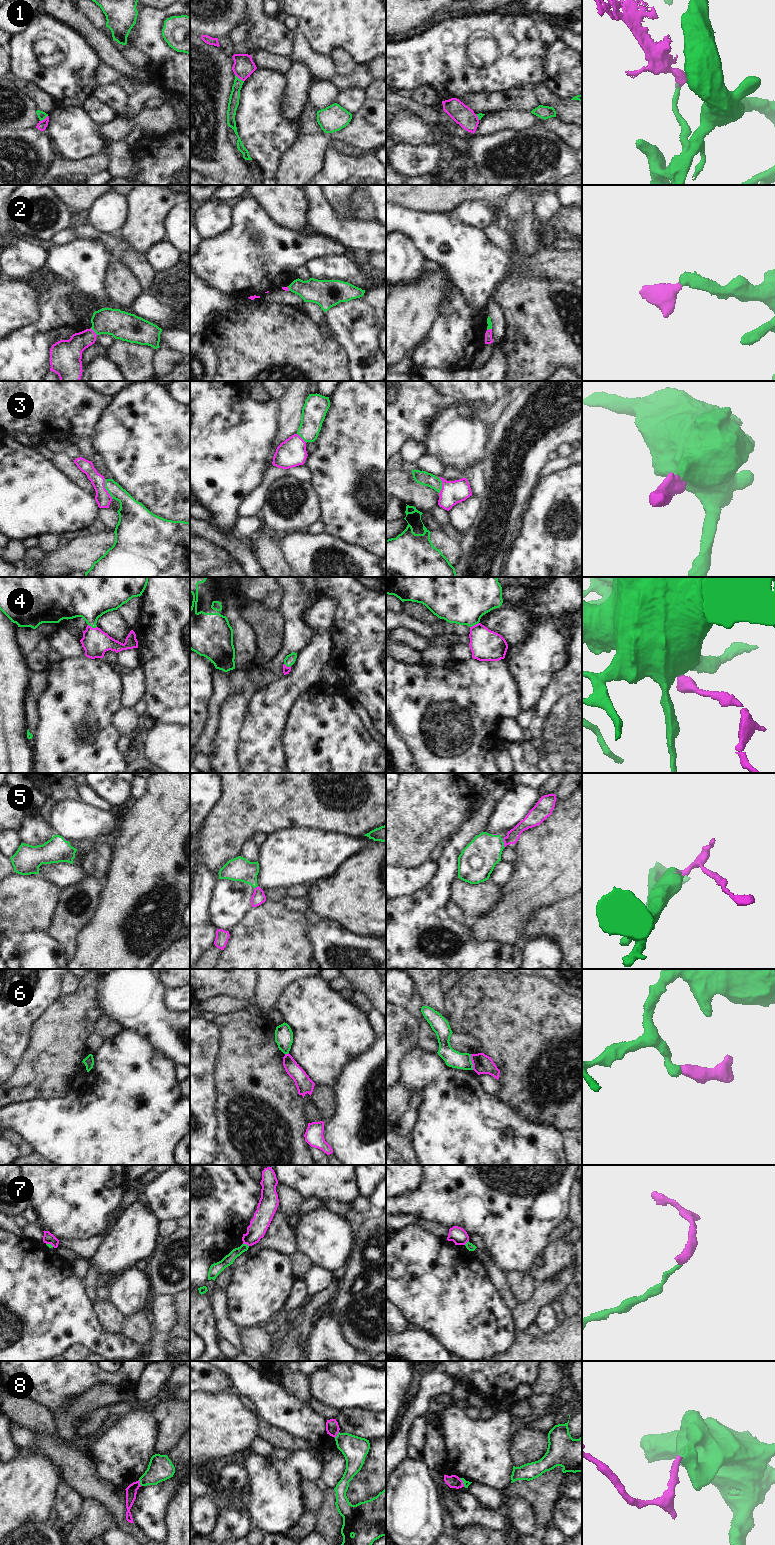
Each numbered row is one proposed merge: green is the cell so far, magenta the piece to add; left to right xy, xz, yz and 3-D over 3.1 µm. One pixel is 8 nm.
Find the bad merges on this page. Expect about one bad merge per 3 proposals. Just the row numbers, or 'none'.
1, 6, 7, 8

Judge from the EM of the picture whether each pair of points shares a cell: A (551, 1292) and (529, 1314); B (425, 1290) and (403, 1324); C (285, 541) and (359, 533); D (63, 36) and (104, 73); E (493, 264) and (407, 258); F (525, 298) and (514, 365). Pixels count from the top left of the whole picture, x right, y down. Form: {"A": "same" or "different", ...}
{"A": "same", "B": "different", "C": "different", "D": "different", "E": "different", "F": "same"}

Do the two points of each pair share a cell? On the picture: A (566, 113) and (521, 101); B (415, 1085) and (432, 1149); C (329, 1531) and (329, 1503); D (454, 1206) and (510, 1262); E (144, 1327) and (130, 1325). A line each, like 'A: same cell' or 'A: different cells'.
A: different cells
B: same cell
C: same cell
D: same cell
E: same cell

